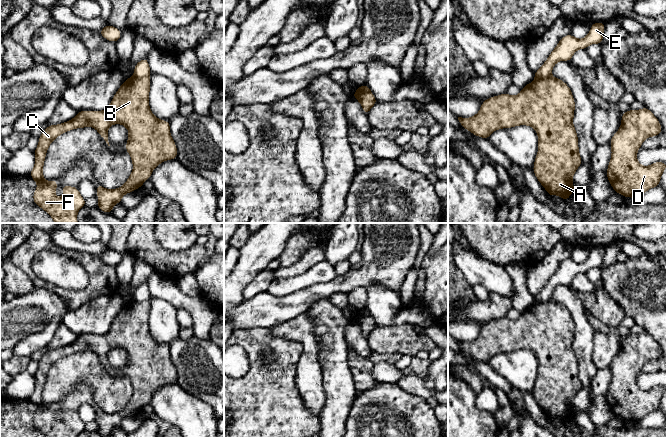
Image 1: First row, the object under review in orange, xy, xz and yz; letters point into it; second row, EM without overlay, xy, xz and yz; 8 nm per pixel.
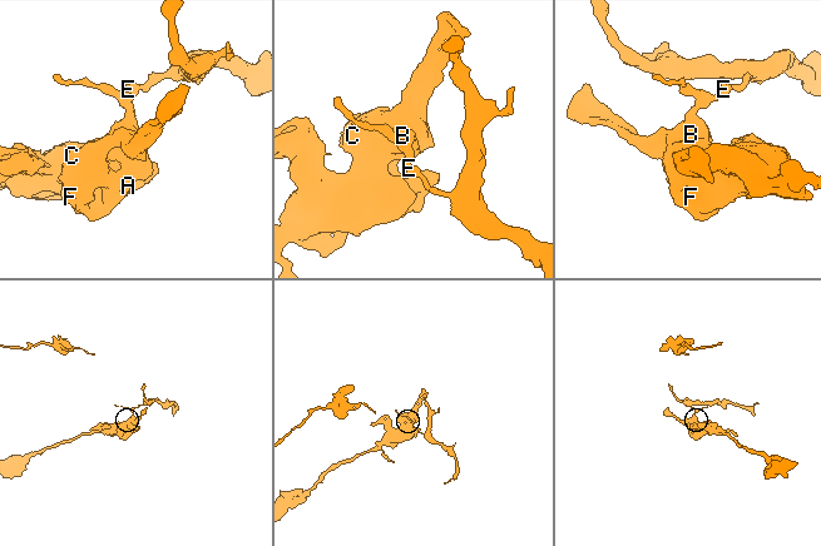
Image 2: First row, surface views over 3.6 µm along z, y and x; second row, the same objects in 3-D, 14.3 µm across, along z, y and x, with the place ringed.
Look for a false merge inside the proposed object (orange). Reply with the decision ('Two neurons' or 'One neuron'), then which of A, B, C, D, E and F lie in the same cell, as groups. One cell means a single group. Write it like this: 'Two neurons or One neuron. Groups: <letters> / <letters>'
Two neurons. Groups: A B C D F / E

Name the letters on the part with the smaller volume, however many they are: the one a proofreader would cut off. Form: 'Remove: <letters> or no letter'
Remove: E

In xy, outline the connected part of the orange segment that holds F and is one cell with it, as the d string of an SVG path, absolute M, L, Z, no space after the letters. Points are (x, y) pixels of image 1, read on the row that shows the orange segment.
M132 76L128 79L126 79L123 84L120 86L120 88L115 93L113 99L111 100L110 105L102 111L78 111L76 116L62 124L57 125L48 125L45 131L39 136L39 142L37 148L34 150L35 154L35 165L30 172L31 178L38 184L36 190L33 194L33 201L36 205L38 205L41 209L46 211L51 218L55 221L55 223L78 223L77 220L77 213L78 211L85 207L85 199L81 196L79 193L79 190L77 187L62 185L62 189L64 192L64 195L62 197L57 198L55 196L55 190L58 186L58 183L56 180L52 180L47 182L44 179L43 176L43 166L45 162L45 157L47 153L47 149L50 146L50 144L61 134L71 131L73 129L77 128L84 128L84 127L93 127L95 128L99 135L106 141L106 143L109 145L108 142L108 129L113 124L121 124L125 126L128 129L129 136L128 140L125 146L126 151L130 154L131 160L133 163L133 170L127 179L127 181L124 183L123 186L116 189L106 189L102 187L100 184L96 186L96 193L98 196L98 205L97 207L103 211L104 213L112 213L112 208L115 204L121 203L122 197L130 193L140 187L142 187L143 183L147 181L154 168L161 164L164 161L171 160L171 159L177 159L177 147L176 144L170 134L170 122L164 121L161 119L158 119L155 117L155 115L151 112L150 106L149 106L149 93L150 93L150 78L149 77L142 77L138 78L135 76Z

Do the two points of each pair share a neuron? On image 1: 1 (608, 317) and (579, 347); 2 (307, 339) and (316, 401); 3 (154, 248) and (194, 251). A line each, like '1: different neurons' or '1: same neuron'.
1: different neurons
2: same neuron
3: same neuron

